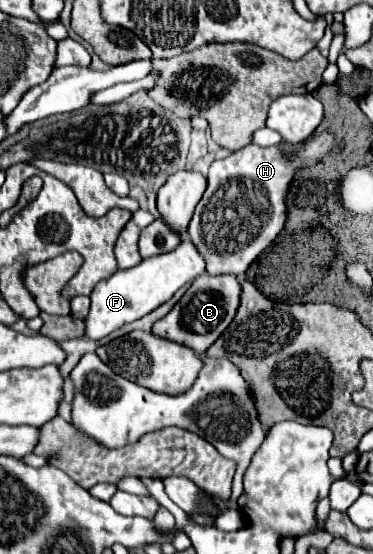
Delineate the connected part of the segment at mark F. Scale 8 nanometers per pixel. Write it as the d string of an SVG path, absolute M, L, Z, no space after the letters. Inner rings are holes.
M188 238L172 252L146 258L144 262L140 262L130 270L118 270L114 276L98 284L98 288L94 288L94 292L90 294L92 306L90 314L84 318L86 336L90 336L92 340L100 340L110 332L118 330L120 326L144 318L146 314L168 302L178 288L192 282L196 276L204 272L206 272L204 256L196 250L196 246Z

